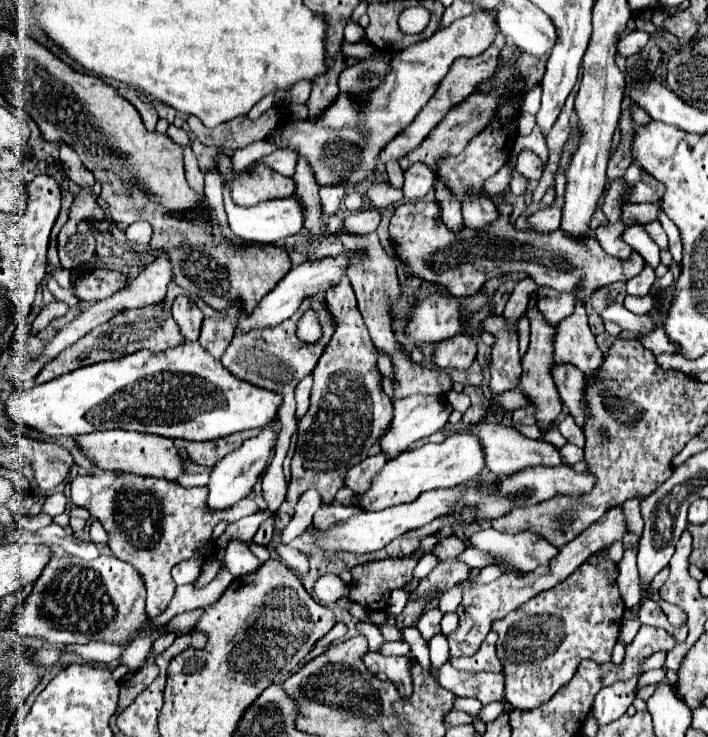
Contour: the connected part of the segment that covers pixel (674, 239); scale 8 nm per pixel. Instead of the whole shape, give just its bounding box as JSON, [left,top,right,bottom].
[657,211,681,263]

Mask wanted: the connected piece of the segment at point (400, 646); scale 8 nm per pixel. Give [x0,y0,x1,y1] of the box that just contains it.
[381,641,411,655]

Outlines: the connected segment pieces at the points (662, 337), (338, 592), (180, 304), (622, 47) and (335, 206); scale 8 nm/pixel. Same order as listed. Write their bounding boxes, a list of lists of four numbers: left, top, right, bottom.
[[637,327,677,355],[315,575,347,605],[171,295,204,342],[617,31,649,57],[319,185,345,219]]

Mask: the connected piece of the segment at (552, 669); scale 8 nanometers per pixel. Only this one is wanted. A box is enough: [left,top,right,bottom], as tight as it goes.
[493,549,625,711]

